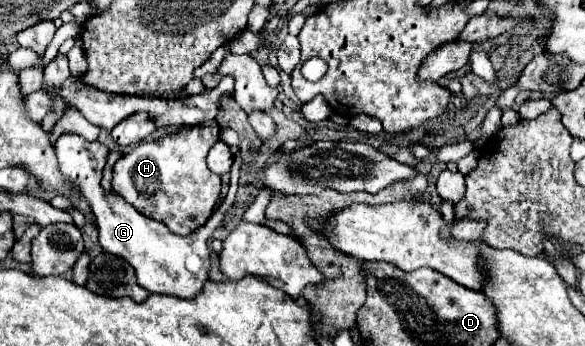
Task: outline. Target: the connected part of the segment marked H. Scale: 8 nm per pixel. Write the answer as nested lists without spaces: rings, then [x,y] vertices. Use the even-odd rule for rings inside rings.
[[[214,120],[184,128],[160,140],[142,142],[114,164],[112,190],[132,204],[140,214],[166,224],[176,234],[190,234],[206,224],[218,200],[220,176],[206,166],[210,148],[218,142],[220,128]]]

